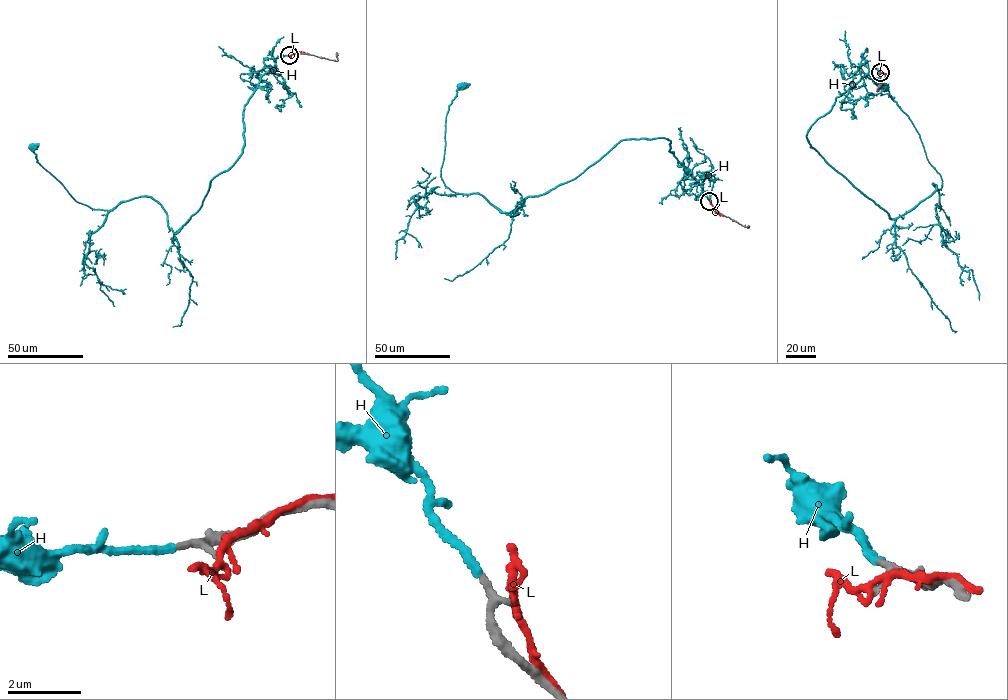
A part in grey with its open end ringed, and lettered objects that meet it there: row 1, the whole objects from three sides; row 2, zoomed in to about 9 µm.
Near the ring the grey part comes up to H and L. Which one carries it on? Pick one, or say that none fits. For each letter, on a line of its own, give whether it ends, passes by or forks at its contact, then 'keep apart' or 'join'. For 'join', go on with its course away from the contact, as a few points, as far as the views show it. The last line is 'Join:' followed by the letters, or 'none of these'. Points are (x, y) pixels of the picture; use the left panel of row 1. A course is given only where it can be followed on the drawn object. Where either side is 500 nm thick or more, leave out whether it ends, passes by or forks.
H: it ends; join; course (288, 55), (276, 57), (245, 105), (238, 159), (176, 232), (150, 197), (108, 210), (76, 202), (33, 147)
L: it forks; keep apart
Join: H

